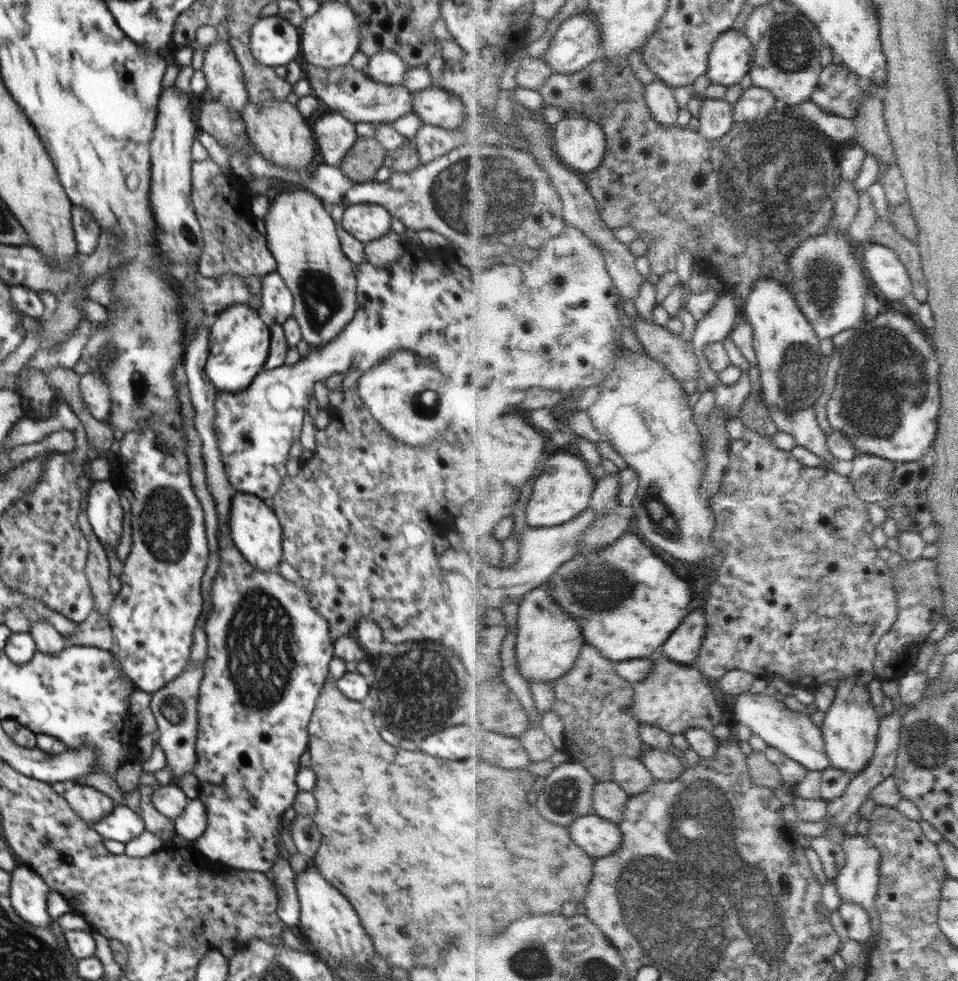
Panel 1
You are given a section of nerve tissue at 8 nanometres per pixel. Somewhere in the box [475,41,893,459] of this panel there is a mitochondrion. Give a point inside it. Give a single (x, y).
(772, 183)

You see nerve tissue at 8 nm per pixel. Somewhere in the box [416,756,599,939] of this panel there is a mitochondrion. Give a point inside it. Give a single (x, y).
(566, 795)

